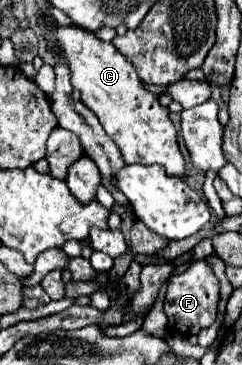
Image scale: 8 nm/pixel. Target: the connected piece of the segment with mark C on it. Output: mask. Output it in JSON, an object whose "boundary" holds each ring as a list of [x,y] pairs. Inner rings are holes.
{"boundary":[[[37,16],[37,26],[41,28],[53,58],[69,62],[73,88],[81,92],[81,102],[95,112],[107,136],[119,146],[125,164],[163,164],[169,174],[183,176],[185,160],[177,146],[169,112],[159,104],[155,94],[143,88],[133,64],[127,62],[113,44],[99,40],[93,32],[83,30],[77,24],[61,26],[55,18]]]}

